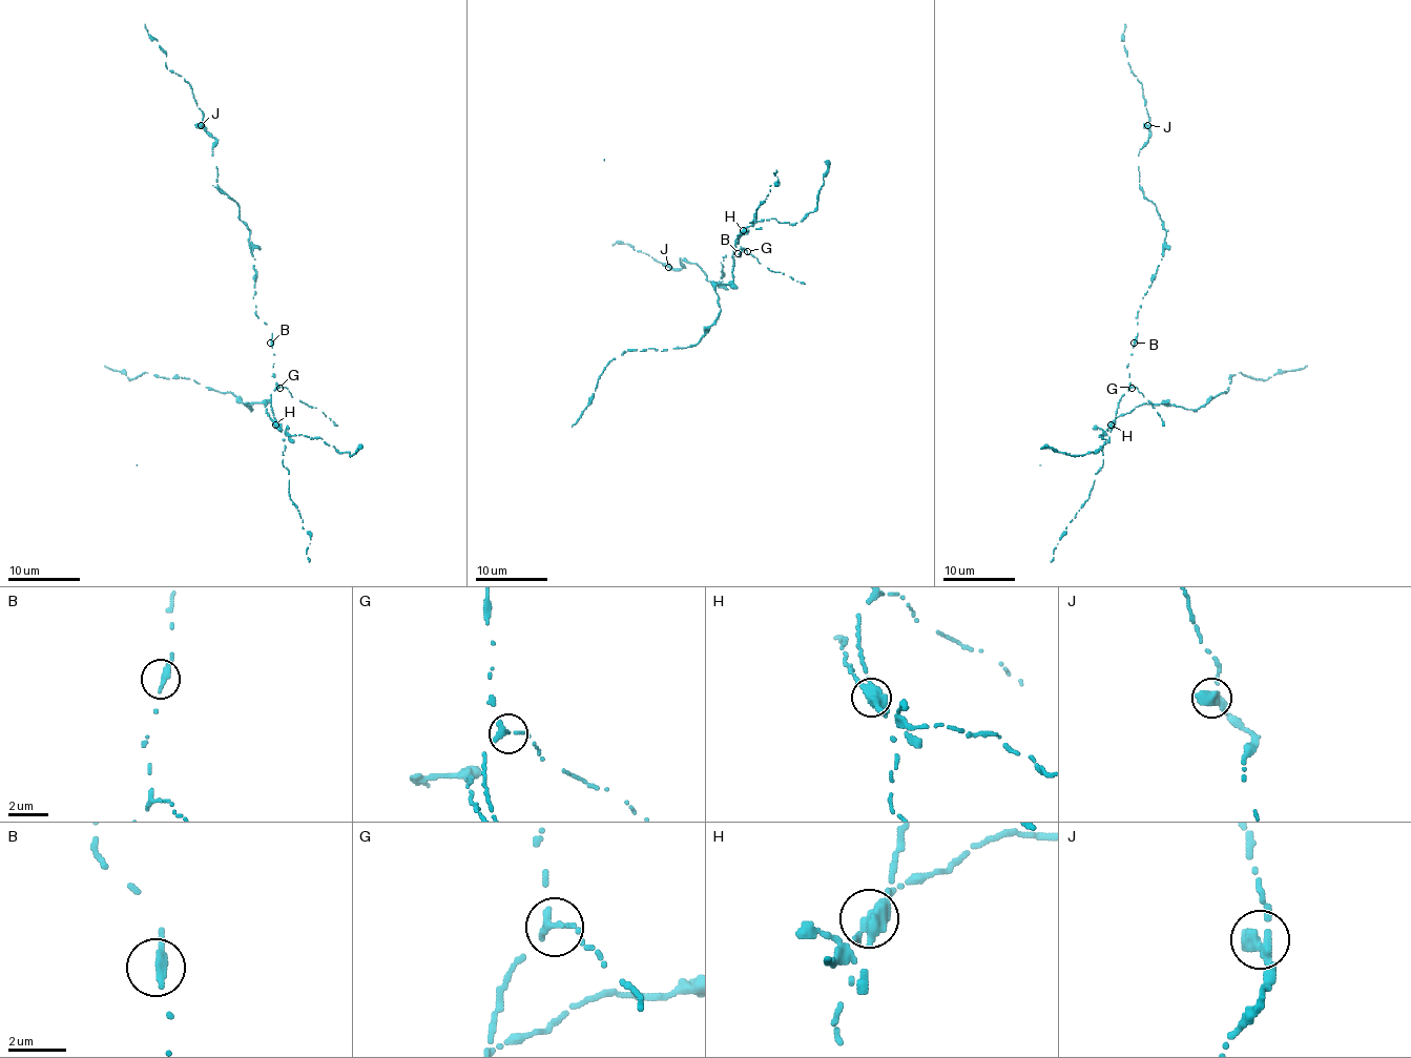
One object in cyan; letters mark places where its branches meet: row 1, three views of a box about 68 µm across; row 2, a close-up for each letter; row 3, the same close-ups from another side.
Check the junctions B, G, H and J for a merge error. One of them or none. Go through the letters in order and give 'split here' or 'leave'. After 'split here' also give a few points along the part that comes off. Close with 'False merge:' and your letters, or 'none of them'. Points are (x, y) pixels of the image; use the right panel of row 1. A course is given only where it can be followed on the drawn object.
B: leave
G: leave
H: split here; foreign part runs (1109, 424), (1144, 403), (1200, 409), (1228, 391), (1230, 376), (1239, 373), (1268, 380), (1277, 373), (1307, 366)
J: leave
False merge: H

